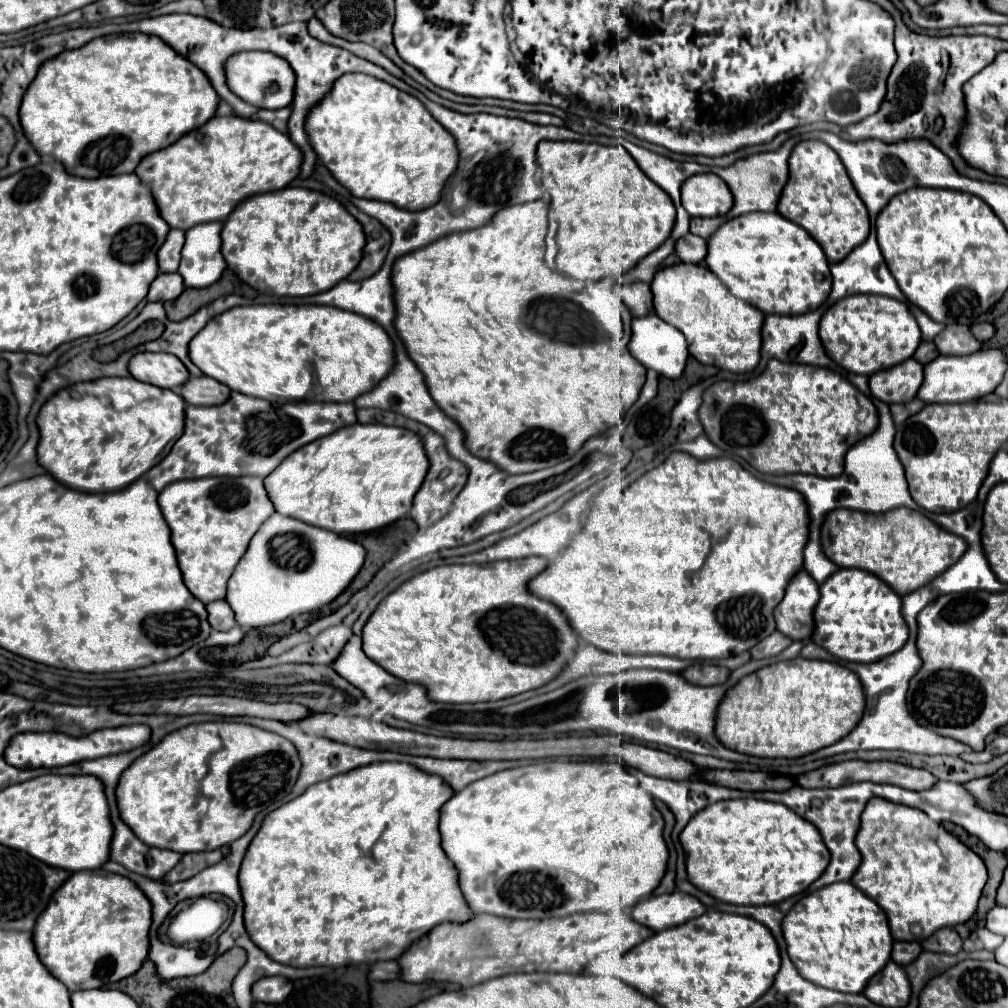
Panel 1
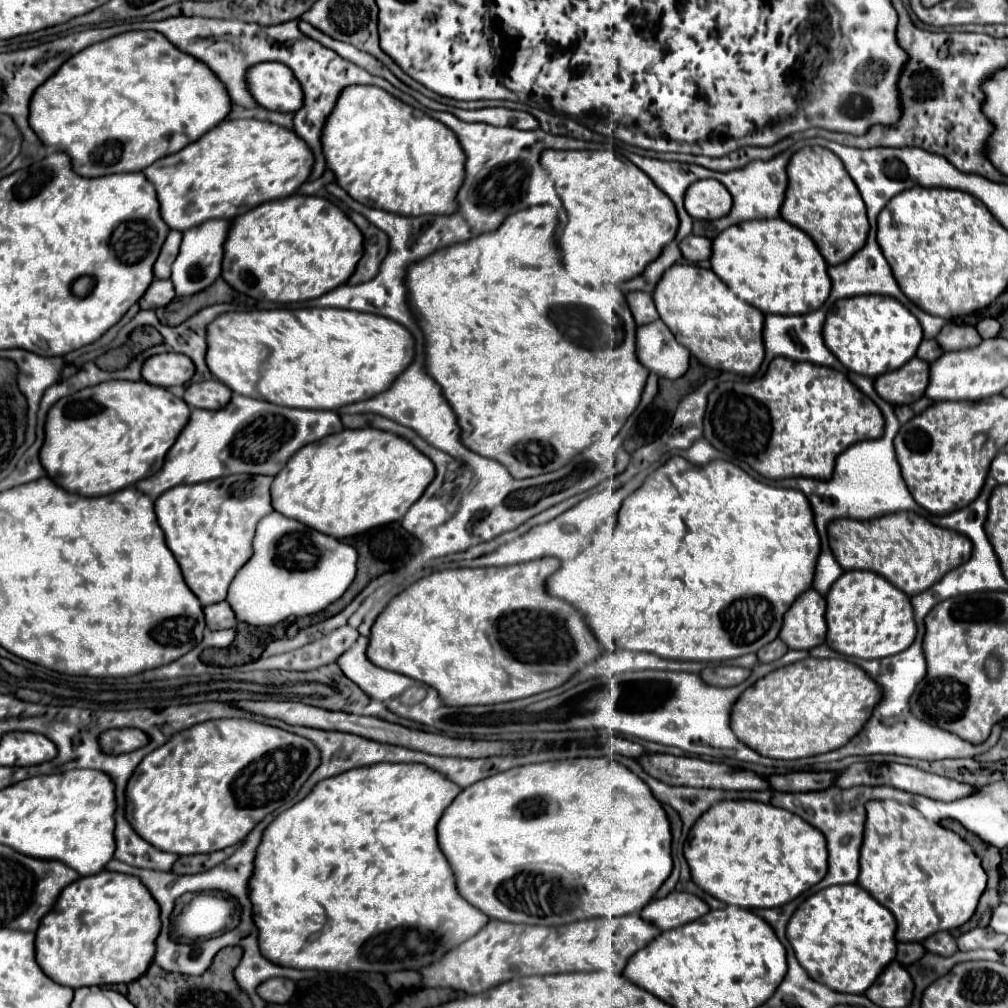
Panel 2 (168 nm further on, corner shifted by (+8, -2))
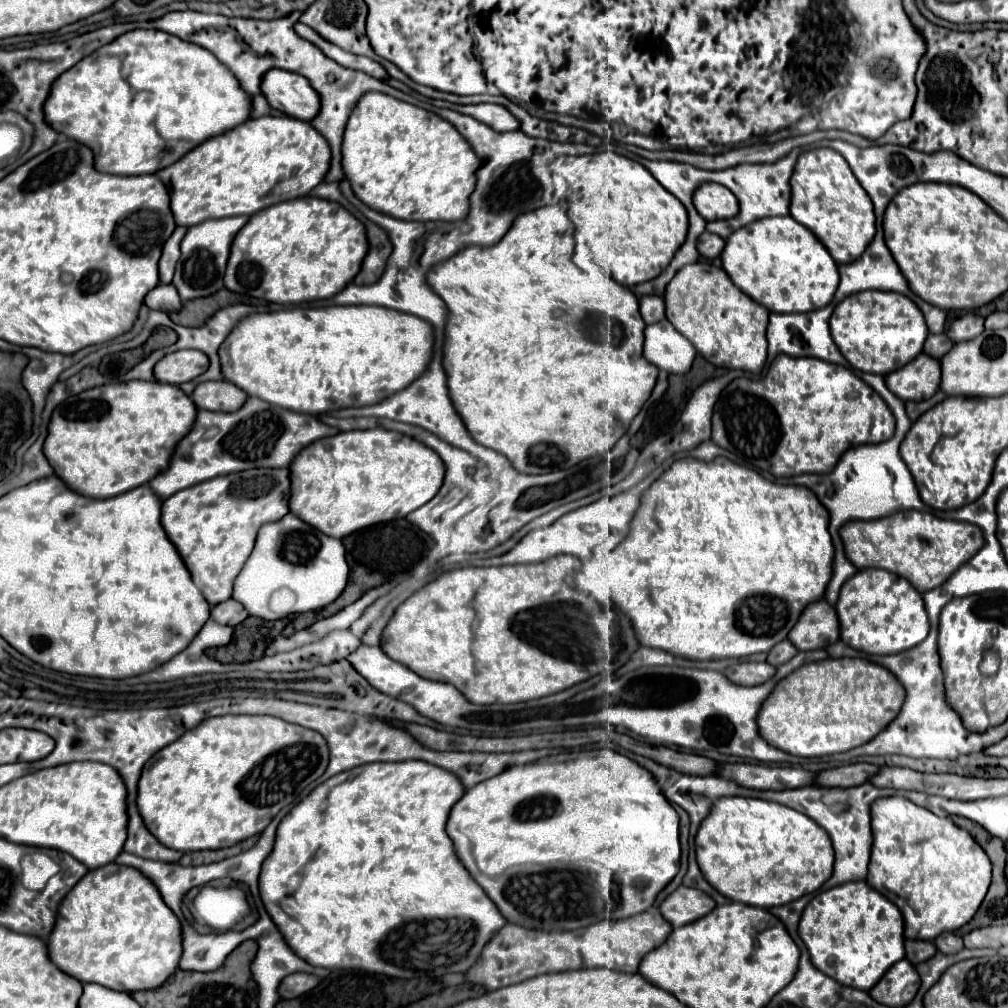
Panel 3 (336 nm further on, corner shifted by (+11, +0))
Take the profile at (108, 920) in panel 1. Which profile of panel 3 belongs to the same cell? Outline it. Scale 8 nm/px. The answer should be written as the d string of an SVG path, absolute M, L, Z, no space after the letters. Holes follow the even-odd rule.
M112 862L96 870L88 870L88 874L66 894L46 946L50 960L68 976L80 982L96 982L120 992L134 992L160 986L178 968L182 950L180 942L180 922L162 902L156 886L136 868Z

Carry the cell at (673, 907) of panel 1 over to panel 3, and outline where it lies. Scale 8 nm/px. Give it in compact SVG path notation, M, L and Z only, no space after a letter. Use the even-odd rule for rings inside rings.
M678 886L660 904L660 914L664 916L664 920L668 920L676 928L676 926L684 926L688 922L694 922L706 916L714 906L716 906L714 900L706 892L698 888Z

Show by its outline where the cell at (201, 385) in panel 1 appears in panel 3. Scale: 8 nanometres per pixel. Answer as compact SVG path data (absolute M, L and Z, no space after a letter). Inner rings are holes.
M216 380L216 382L198 384L190 398L200 410L234 412L244 404L246 394L226 380Z

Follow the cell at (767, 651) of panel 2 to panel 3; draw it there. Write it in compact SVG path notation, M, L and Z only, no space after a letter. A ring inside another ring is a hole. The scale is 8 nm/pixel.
M782 640L780 644L776 644L776 648L772 648L772 652L768 652L768 664L772 666L778 666L778 664L784 664L788 662L798 650L792 646L790 640Z

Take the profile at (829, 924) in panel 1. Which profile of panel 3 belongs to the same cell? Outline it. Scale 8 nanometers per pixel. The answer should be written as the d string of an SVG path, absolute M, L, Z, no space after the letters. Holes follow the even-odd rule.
M864 880L846 882L820 892L802 912L798 936L806 944L812 964L816 964L820 972L832 976L838 984L860 990L870 990L894 962L904 958L904 920L900 910L892 902L888 902L888 898L870 888Z

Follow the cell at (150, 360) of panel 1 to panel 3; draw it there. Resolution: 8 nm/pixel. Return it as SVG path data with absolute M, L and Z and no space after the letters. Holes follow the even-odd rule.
M178 350L166 354L154 366L154 378L166 384L182 384L194 380L208 368L208 356L200 350Z

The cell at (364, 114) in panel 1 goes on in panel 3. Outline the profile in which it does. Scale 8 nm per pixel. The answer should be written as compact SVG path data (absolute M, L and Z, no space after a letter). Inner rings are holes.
M366 92L364 96L360 96L360 104L356 104L356 112L352 112L352 116L348 118L348 128L344 130L344 152L342 152L342 170L346 180L350 182L354 194L372 210L378 210L382 214L400 218L400 220L446 220L446 222L454 222L454 220L464 220L468 214L468 196L472 194L474 186L476 186L476 176L474 172L478 170L480 160L474 154L474 150L470 148L470 144L460 136L460 132L446 120L442 120L440 116L436 116L434 112L428 112L424 108L412 106L408 102L396 100L388 94L380 94L380 92Z

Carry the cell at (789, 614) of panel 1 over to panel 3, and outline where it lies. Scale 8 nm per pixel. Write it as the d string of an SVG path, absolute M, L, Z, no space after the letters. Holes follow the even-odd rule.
M822 598L800 614L800 620L794 624L792 632L788 634L788 640L798 648L798 650L816 650L826 644L834 644L838 640L838 616L836 610Z

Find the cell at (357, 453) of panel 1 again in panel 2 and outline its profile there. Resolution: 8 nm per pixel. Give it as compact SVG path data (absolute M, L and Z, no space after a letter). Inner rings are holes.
M375 428L343 430L295 452L291 462L287 462L287 466L275 476L275 482L271 484L271 498L273 508L283 516L299 520L327 536L347 538L367 532L375 526L401 520L411 504L415 504L417 498L427 490L433 478L435 464L405 438Z

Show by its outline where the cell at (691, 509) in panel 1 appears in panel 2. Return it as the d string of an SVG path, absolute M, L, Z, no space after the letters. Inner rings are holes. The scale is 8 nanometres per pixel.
M673 456L667 460L661 468L657 468L643 486L623 502L619 510L619 524L611 534L593 534L591 544L573 560L563 562L563 566L557 570L555 576L549 578L547 590L551 594L571 602L579 612L585 614L587 624L591 626L591 632L601 640L601 644L611 652L611 640L617 648L625 650L647 650L651 654L659 654L661 658L675 658L675 660L697 660L697 662L721 662L737 656L745 656L749 652L757 652L765 644L773 642L779 636L779 630L783 626L783 616L789 610L789 606L807 592L813 584L817 556L821 552L821 540L815 528L813 510L807 502L805 494L799 494L799 490L791 488L775 488L763 482L757 482L747 472L743 472L739 466L727 460L713 460L705 466L697 466L687 462L681 456Z

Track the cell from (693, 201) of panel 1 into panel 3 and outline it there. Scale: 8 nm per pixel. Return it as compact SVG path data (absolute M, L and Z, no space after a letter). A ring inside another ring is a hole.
M704 182L694 192L694 208L704 220L726 220L738 214L736 196L716 182Z

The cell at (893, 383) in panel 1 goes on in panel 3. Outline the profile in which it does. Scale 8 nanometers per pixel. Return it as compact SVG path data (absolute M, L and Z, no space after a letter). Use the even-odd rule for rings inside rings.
M920 354L904 368L884 376L886 386L900 400L926 400L934 396L940 384L940 362L932 356Z

